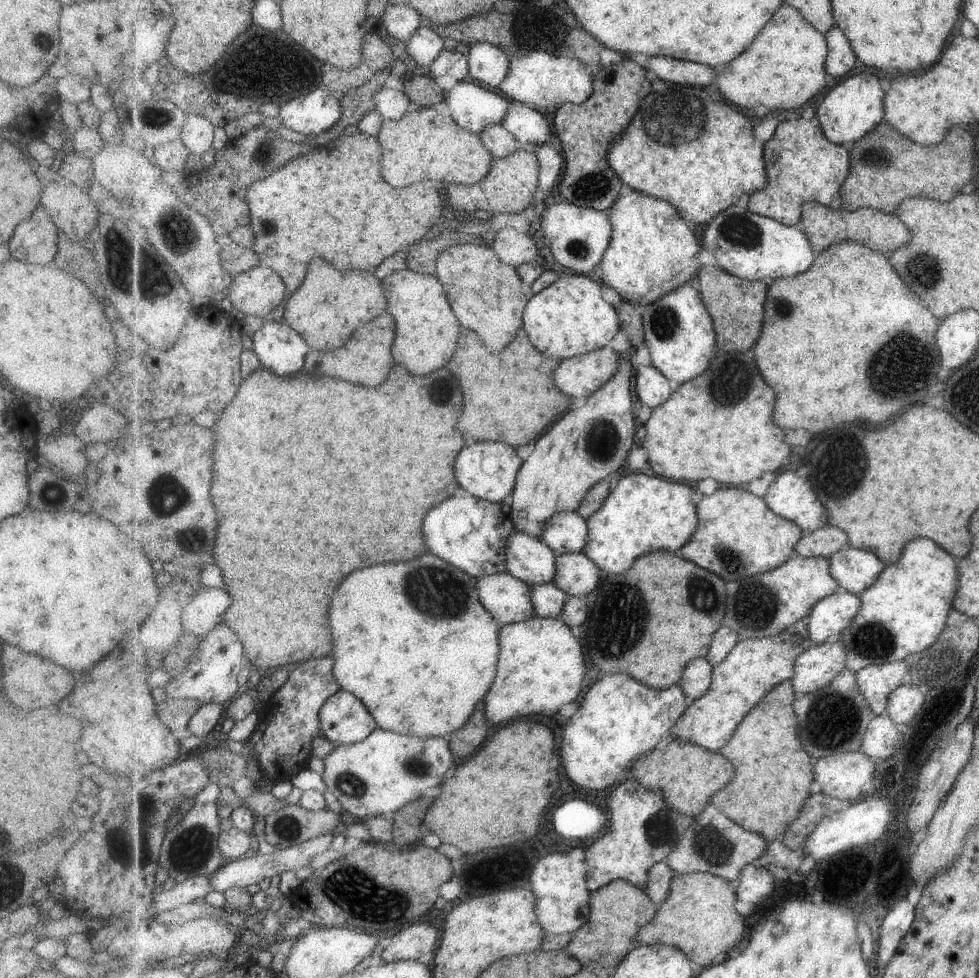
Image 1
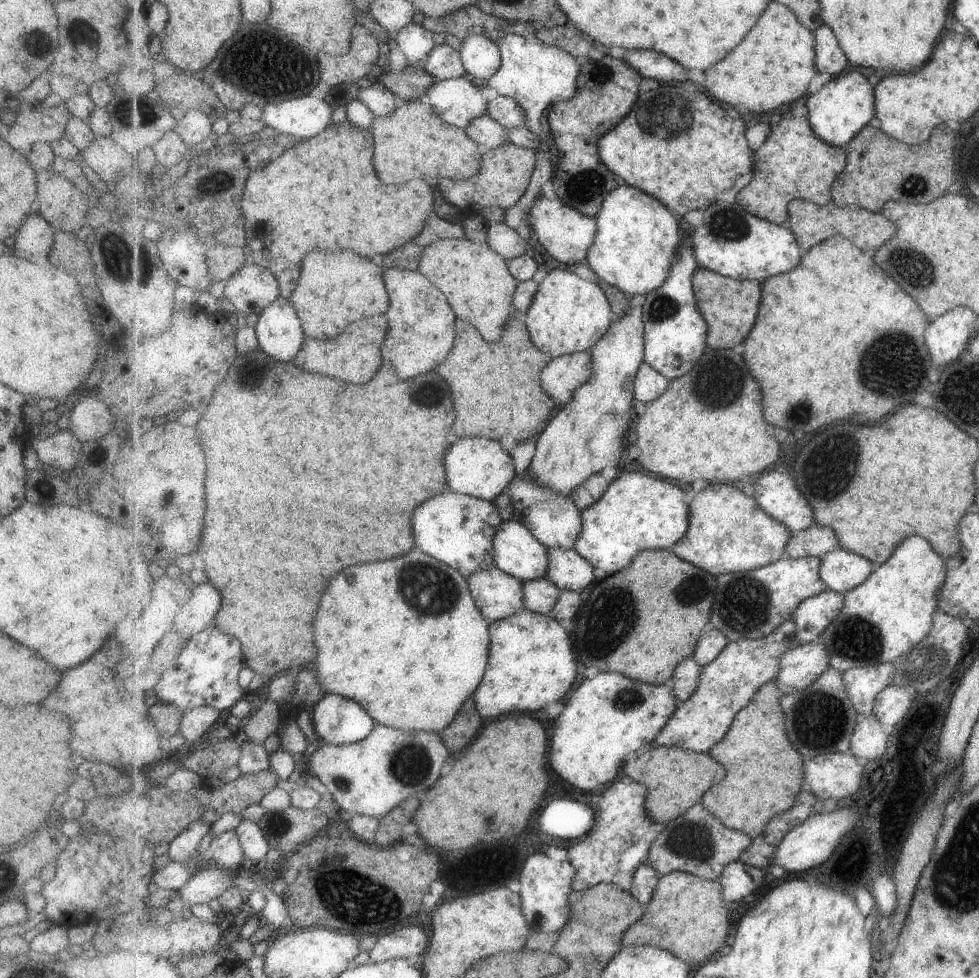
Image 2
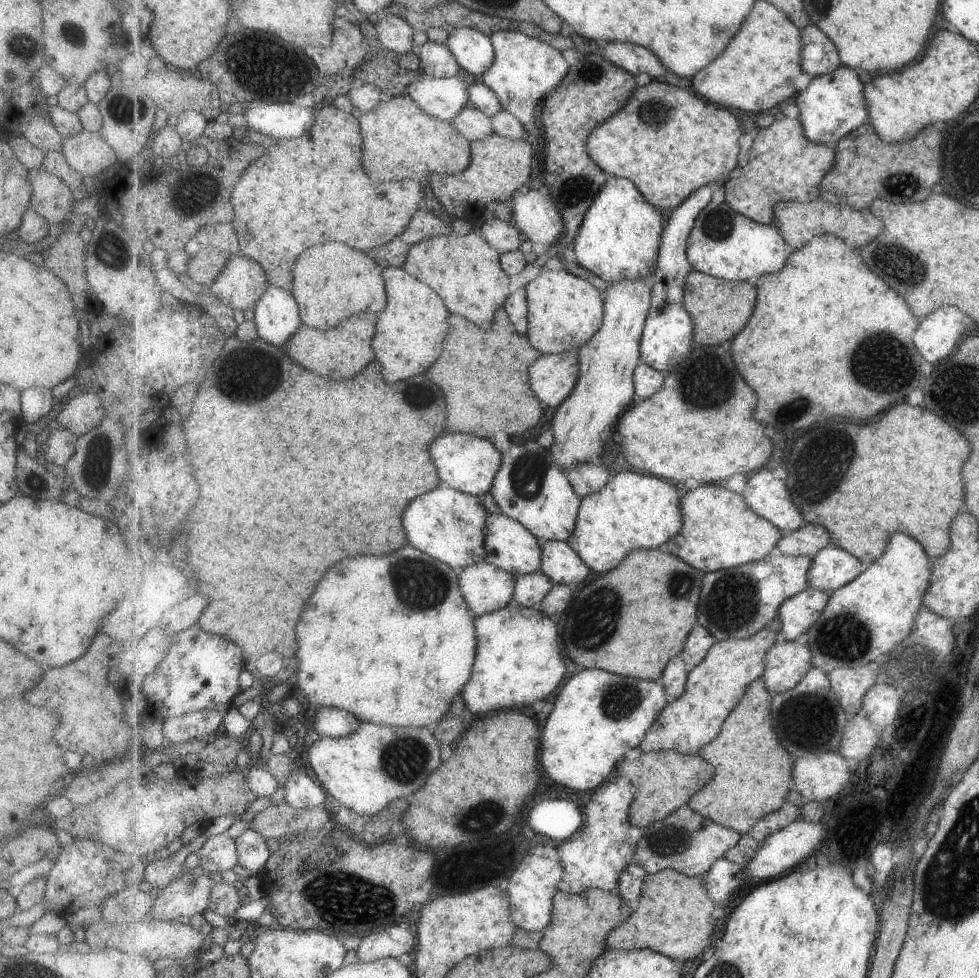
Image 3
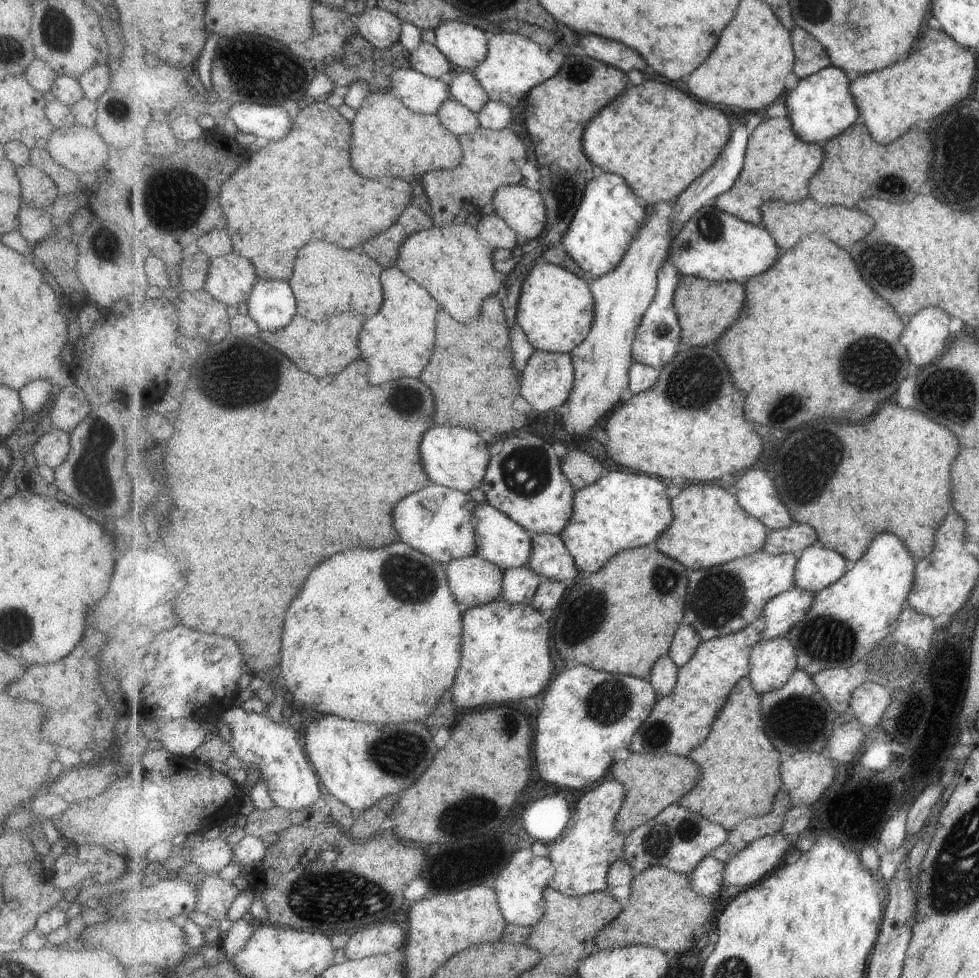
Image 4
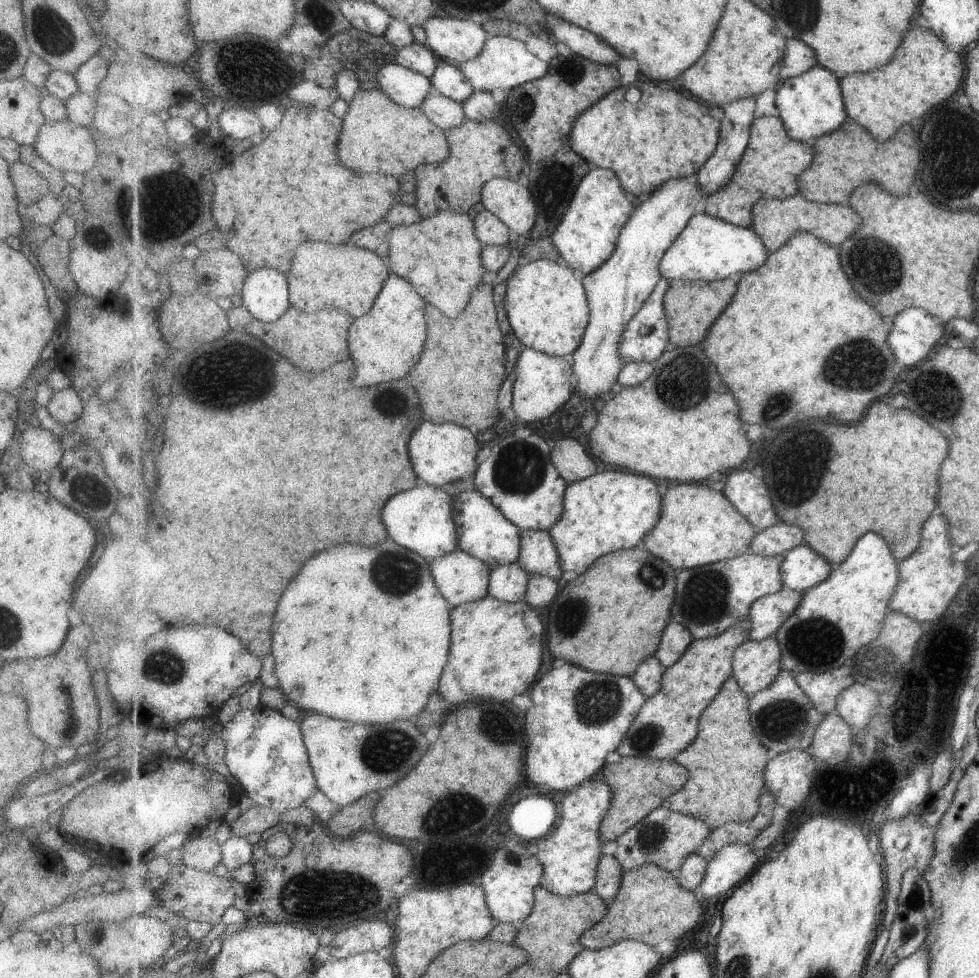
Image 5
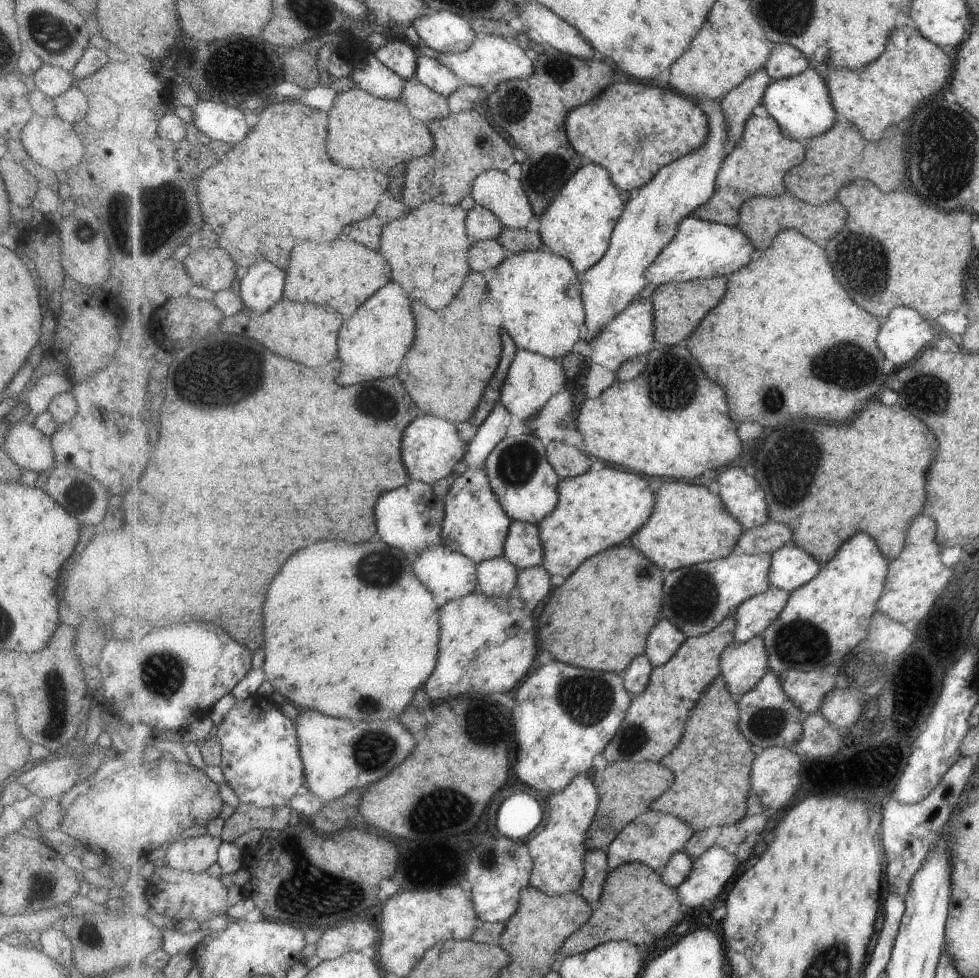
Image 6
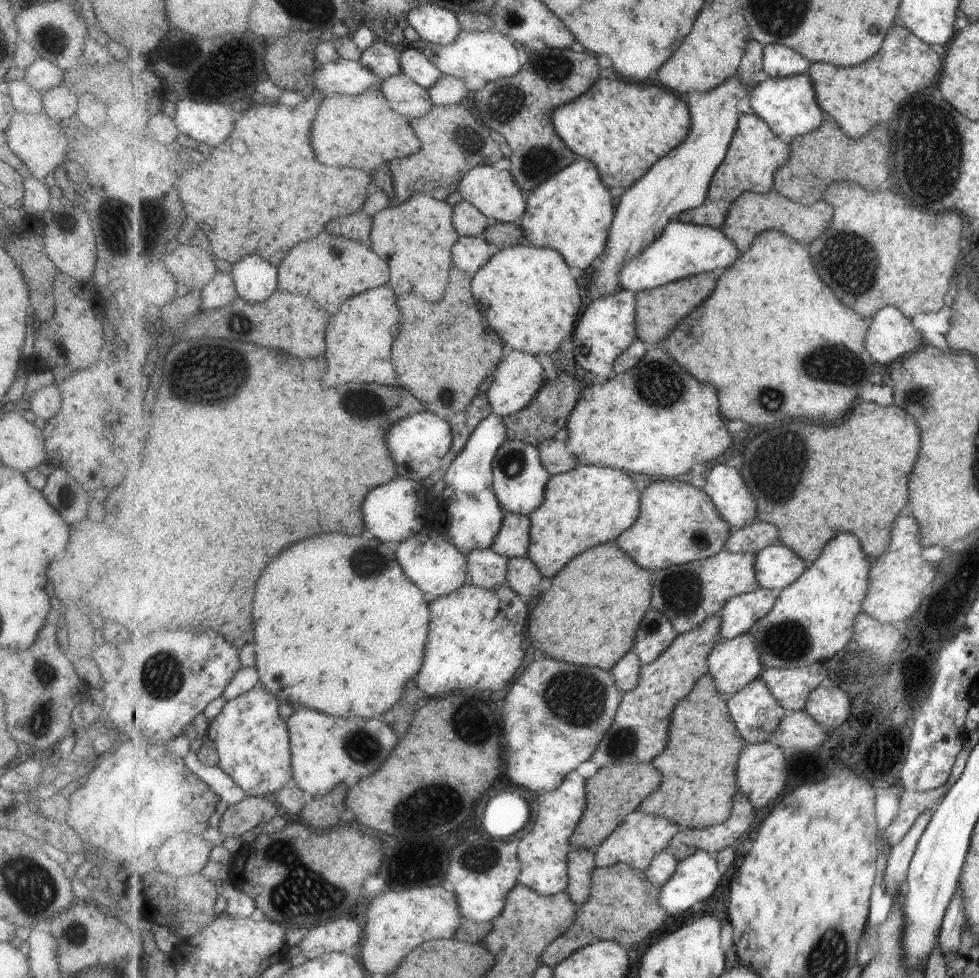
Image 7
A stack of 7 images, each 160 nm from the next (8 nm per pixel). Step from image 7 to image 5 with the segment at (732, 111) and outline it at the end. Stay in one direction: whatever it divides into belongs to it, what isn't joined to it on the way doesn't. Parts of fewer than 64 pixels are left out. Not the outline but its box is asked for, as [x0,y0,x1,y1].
[570,177,707,399]

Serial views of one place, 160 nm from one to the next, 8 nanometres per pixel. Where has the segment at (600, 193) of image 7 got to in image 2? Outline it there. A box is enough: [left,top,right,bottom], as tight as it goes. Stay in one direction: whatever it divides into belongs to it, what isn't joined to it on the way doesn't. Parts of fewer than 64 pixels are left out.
[587,185,684,297]

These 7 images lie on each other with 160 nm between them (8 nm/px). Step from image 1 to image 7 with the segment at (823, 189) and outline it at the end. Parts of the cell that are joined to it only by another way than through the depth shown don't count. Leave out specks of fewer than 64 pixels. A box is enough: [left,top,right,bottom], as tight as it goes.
[679,113,791,229]

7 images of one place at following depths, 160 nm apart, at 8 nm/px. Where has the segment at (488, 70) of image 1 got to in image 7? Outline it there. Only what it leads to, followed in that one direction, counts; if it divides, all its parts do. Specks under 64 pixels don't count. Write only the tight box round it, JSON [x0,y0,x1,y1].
[408,6,462,44]

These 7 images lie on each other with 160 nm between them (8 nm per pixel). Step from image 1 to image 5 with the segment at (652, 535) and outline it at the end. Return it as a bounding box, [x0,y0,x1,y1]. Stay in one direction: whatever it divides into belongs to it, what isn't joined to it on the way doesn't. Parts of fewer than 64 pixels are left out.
[549,470,663,574]

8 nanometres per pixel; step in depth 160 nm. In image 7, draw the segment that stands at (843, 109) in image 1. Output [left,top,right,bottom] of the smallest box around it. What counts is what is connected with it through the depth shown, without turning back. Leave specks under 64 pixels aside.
[751,73,826,141]

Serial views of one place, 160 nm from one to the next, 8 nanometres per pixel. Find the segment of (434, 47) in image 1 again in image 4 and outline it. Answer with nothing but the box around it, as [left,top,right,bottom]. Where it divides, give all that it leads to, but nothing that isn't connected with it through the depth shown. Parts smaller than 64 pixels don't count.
[357,6,402,49]

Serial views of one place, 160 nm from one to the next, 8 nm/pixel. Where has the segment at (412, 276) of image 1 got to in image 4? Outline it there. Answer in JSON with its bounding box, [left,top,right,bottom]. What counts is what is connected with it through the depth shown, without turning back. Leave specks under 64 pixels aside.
[363,265,441,384]

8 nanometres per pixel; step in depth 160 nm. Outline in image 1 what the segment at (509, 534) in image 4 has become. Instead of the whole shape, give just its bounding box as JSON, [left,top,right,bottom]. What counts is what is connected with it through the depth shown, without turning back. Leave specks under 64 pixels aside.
[508,530,558,584]

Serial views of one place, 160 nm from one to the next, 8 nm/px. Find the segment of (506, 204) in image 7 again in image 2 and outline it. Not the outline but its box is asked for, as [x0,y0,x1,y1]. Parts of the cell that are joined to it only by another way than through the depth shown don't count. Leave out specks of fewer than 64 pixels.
[530,196,598,264]

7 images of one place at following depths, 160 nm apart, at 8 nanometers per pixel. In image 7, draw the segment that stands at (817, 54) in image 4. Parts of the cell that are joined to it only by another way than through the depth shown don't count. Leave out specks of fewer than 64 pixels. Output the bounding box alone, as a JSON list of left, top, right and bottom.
[764,44,812,78]

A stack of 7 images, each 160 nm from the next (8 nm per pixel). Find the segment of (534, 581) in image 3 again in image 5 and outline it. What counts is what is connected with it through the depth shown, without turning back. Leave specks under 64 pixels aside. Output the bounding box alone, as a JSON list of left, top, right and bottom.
[490,562,531,603]

